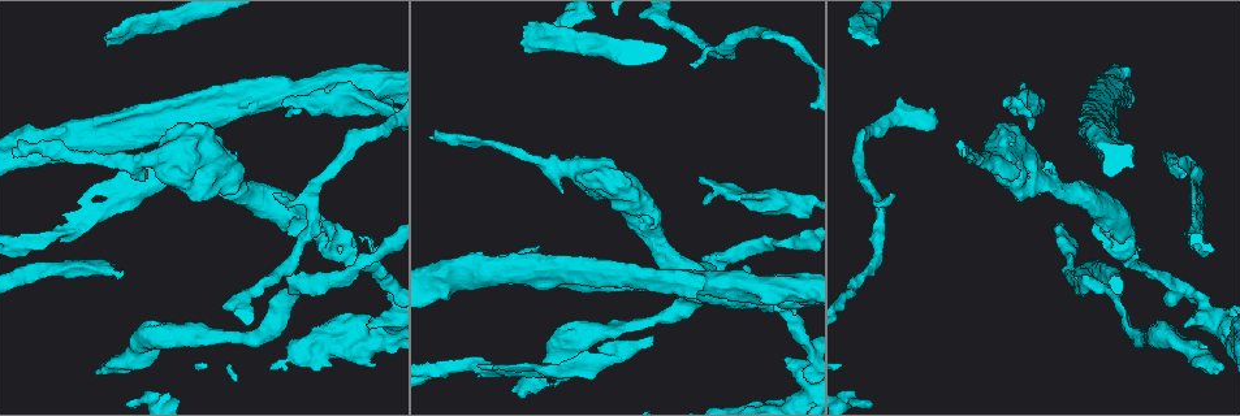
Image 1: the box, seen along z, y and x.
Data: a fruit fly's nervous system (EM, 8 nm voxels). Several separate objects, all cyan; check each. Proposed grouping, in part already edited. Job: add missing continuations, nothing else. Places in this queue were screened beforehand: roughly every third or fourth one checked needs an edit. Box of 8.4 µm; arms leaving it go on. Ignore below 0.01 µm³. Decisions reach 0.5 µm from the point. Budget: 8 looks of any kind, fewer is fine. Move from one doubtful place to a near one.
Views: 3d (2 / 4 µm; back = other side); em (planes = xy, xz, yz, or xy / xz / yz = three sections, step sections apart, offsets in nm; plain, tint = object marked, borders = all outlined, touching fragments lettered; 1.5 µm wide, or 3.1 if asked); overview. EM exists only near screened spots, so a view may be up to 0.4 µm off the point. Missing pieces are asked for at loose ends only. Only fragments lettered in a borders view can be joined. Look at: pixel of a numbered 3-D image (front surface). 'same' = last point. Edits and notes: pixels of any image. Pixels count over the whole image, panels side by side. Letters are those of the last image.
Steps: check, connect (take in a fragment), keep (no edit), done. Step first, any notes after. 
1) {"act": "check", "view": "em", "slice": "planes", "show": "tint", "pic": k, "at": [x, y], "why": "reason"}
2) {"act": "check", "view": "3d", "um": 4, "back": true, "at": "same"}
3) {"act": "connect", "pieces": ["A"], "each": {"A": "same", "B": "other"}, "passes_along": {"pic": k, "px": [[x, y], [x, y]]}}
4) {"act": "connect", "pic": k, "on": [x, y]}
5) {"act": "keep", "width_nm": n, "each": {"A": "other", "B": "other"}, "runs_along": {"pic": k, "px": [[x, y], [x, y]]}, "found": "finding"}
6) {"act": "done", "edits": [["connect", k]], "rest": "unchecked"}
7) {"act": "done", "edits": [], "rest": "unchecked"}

{"act": "check", "view": "em", "slice": "planes", "show": "borders", "pic": 1, "at": [127, 119]}

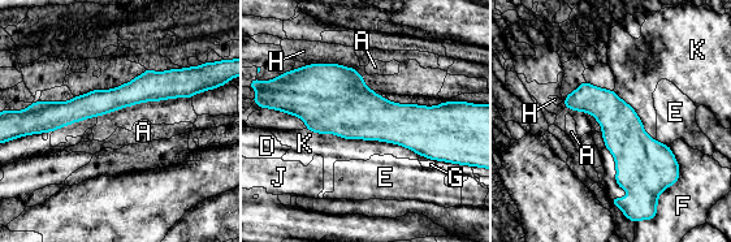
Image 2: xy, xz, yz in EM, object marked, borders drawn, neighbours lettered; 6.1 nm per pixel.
{"act": "keep", "width_nm": 260, "each": {"A": "other", "D": "other", "E": "other", "F": "other", "G": "other", "H": "other", "J": "other", "K": "other"}, "border": {"pic": 2, "px": [[306, 128], [398, 143], [429, 159]]}, "found": "no lettered fragment goes on from it"}

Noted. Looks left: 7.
{"act": "check", "view": "3d", "um": 2, "pic": 1, "at": [797, 311], "why": "free end"}

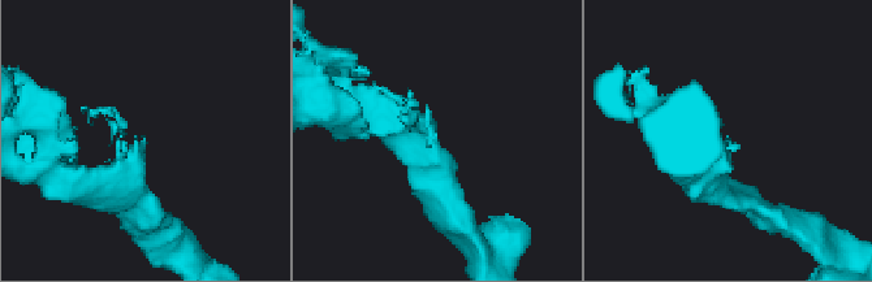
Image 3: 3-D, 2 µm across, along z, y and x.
{"act": "check", "view": "em", "slice": "planes", "show": "tint", "pic": 3, "at": [144, 137]}

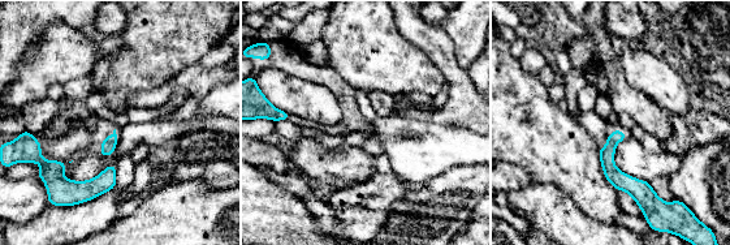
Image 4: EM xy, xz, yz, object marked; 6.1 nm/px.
{"act": "check", "view": "em", "slice": "planes", "show": "borders", "at": "same", "why": "see the neighbours"}

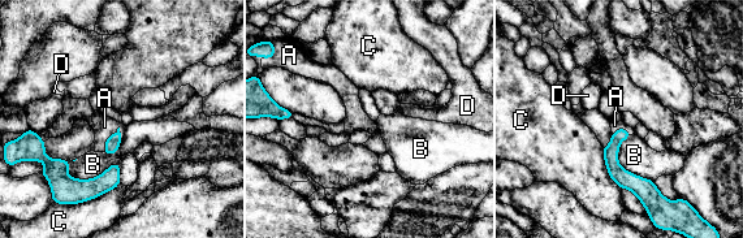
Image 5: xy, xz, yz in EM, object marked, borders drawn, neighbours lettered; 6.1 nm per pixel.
{"act": "connect", "pieces": ["A"], "each": {"A": "same", "B": "other", "C": "other", "D": "other"}, "found": "it goes on there"}

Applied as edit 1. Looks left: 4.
{"act": "check", "view": "3d", "um": 2, "pic": 1, "at": [107, 37], "why": "an open end"}

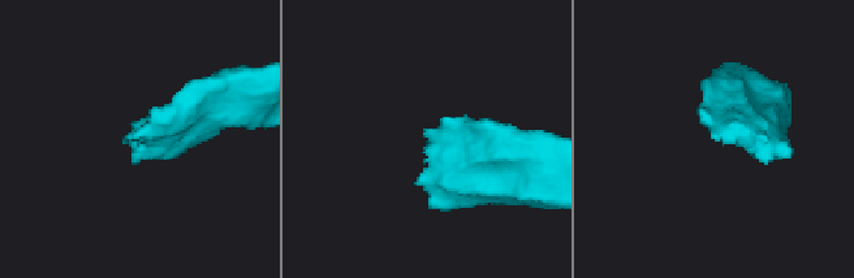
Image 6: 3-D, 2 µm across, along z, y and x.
{"act": "check", "view": "em", "slice": "xy", "step": 4, "show": "borders", "pic": 6, "at": [714, 137]}

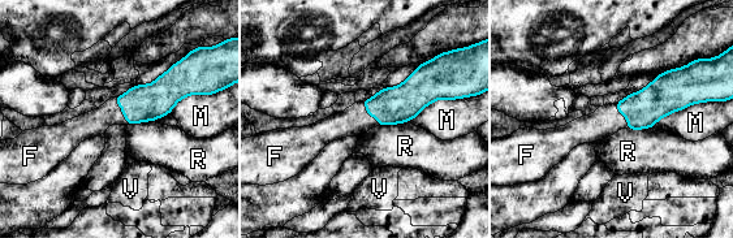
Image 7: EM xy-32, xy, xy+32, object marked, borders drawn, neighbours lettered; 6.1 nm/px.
{"act": "connect", "pieces": ["F"], "each": {"F": "same", "M": "other", "R": "other", "V": "other"}, "passes_along": {"pic": 7, "px": [[142, 103], [123, 111], [95, 122]]}, "found": "it goes on there"}

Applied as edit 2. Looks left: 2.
{"act": "done", "edits": [["connect", 5], ["connect", 7]], "rest": "unchecked"}

